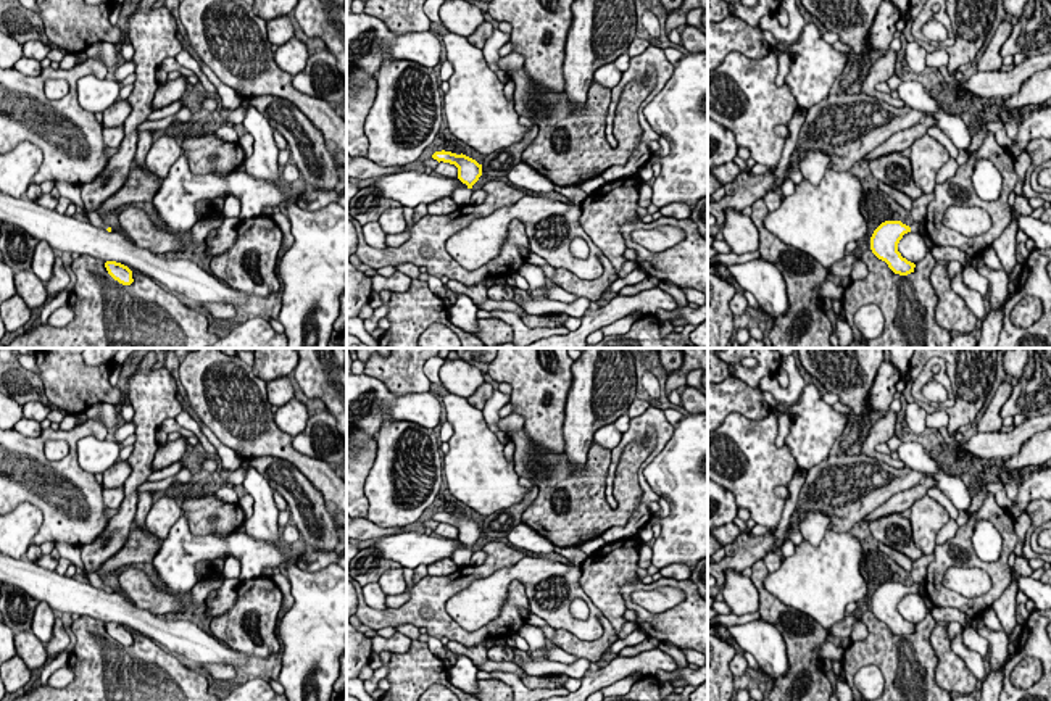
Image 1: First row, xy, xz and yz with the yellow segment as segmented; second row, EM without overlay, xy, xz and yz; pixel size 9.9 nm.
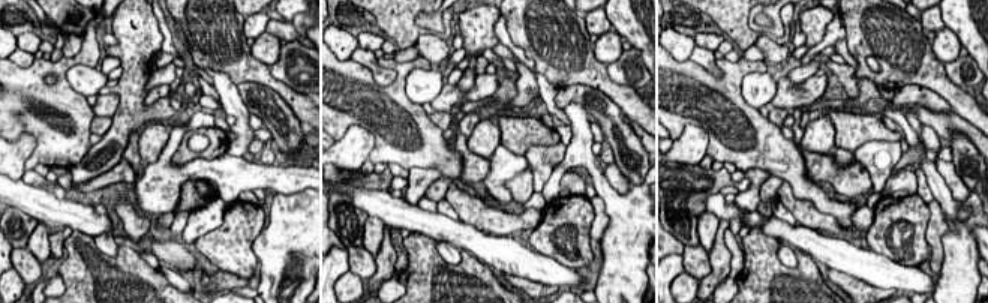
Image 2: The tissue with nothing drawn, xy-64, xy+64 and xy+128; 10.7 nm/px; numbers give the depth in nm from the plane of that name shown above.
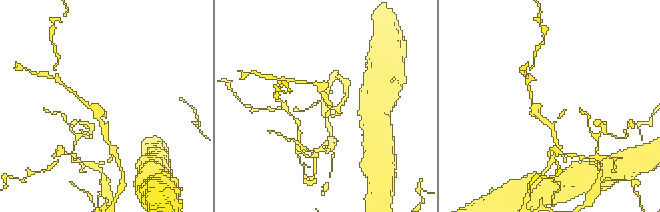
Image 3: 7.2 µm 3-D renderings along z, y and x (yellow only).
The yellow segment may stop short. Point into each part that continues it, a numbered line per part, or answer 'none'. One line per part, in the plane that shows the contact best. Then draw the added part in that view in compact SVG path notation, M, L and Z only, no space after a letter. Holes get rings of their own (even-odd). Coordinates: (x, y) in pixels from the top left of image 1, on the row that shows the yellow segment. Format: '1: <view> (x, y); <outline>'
1: xy (95, 219); M90 211L89 213L89 222L92 224L92 226L95 226L95 227L102 227L102 229L111 229L111 232L113 232L113 227L110 226L110 224L105 224L103 222L103 219L102 219L102 216L100 216L100 211ZM106 230L108 232L108 230Z

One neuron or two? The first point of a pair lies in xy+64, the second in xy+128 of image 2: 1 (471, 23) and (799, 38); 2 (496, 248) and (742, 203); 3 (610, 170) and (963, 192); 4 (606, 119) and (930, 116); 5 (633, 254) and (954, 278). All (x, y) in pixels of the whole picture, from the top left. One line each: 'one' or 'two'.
1: two
2: two
3: one
4: two
5: one

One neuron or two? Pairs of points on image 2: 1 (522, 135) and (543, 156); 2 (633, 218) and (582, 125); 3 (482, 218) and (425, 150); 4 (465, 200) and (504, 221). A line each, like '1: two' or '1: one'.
1: two
2: one
3: two
4: one

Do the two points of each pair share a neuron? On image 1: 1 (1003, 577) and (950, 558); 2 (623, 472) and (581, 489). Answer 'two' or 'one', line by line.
1: one
2: one

